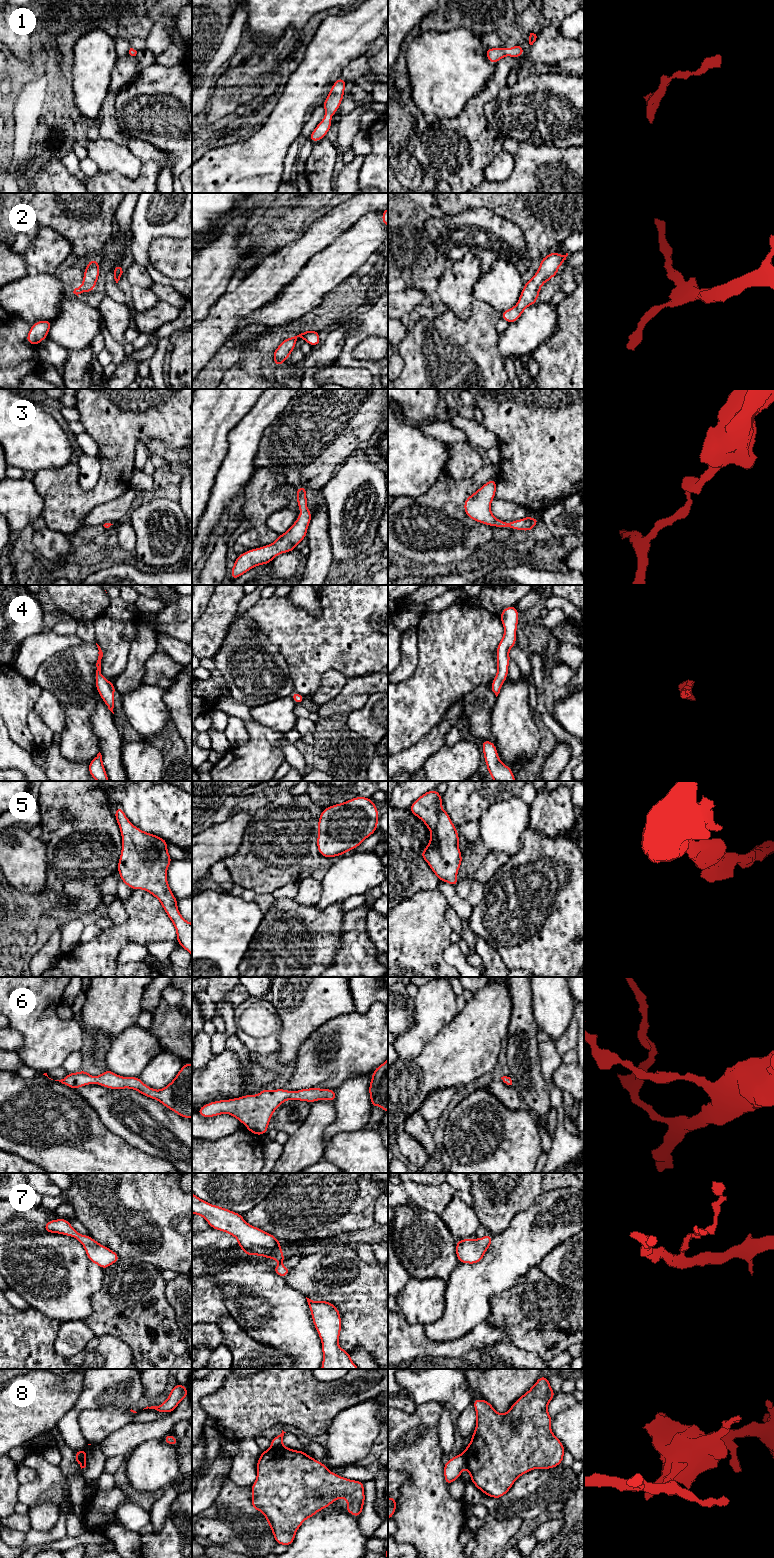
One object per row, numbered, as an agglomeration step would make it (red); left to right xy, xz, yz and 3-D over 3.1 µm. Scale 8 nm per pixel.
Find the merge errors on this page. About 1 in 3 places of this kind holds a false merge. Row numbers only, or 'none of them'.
8

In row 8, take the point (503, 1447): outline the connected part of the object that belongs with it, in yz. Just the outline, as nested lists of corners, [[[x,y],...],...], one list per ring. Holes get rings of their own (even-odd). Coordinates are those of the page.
[[[540,1376],[505,1414],[497,1413],[484,1399],[473,1401],[476,1429],[463,1454],[470,1480],[484,1494],[500,1499],[521,1475],[533,1469],[555,1468],[563,1462],[565,1448],[551,1431],[553,1418],[547,1410],[554,1396],[548,1377]]]

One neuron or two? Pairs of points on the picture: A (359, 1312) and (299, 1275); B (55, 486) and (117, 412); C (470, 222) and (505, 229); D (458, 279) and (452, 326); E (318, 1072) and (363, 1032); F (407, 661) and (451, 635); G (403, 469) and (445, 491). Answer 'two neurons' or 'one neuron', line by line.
A: one neuron
B: one neuron
C: one neuron
D: two neurons
E: one neuron
F: two neurons
G: two neurons

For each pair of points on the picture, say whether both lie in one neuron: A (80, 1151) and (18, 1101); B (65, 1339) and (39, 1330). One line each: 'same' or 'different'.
A: same
B: different

